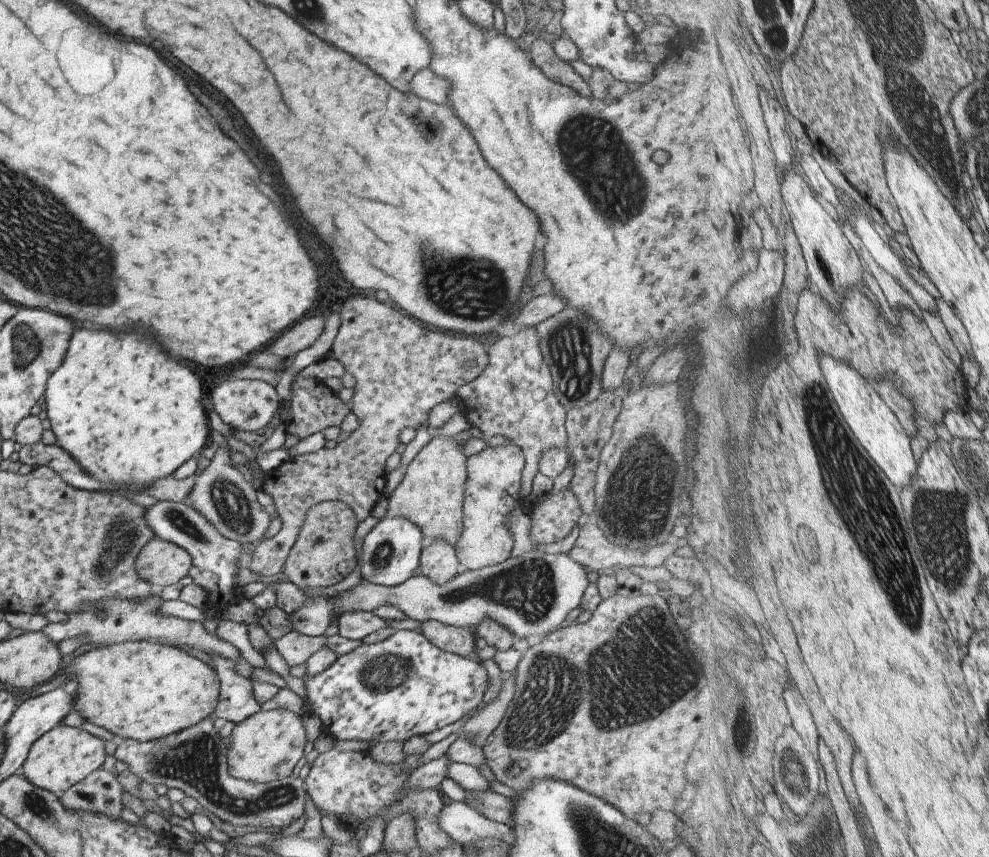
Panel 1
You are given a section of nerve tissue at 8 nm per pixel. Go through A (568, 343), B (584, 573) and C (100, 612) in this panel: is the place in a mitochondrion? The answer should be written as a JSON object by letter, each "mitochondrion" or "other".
{"A":"mitochondrion","B":"other","C":"mitochondrion"}

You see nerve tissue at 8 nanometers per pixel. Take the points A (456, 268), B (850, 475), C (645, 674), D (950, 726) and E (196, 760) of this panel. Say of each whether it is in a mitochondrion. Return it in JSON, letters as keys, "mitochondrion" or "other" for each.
{"A":"mitochondrion","B":"mitochondrion","C":"mitochondrion","D":"other","E":"mitochondrion"}

